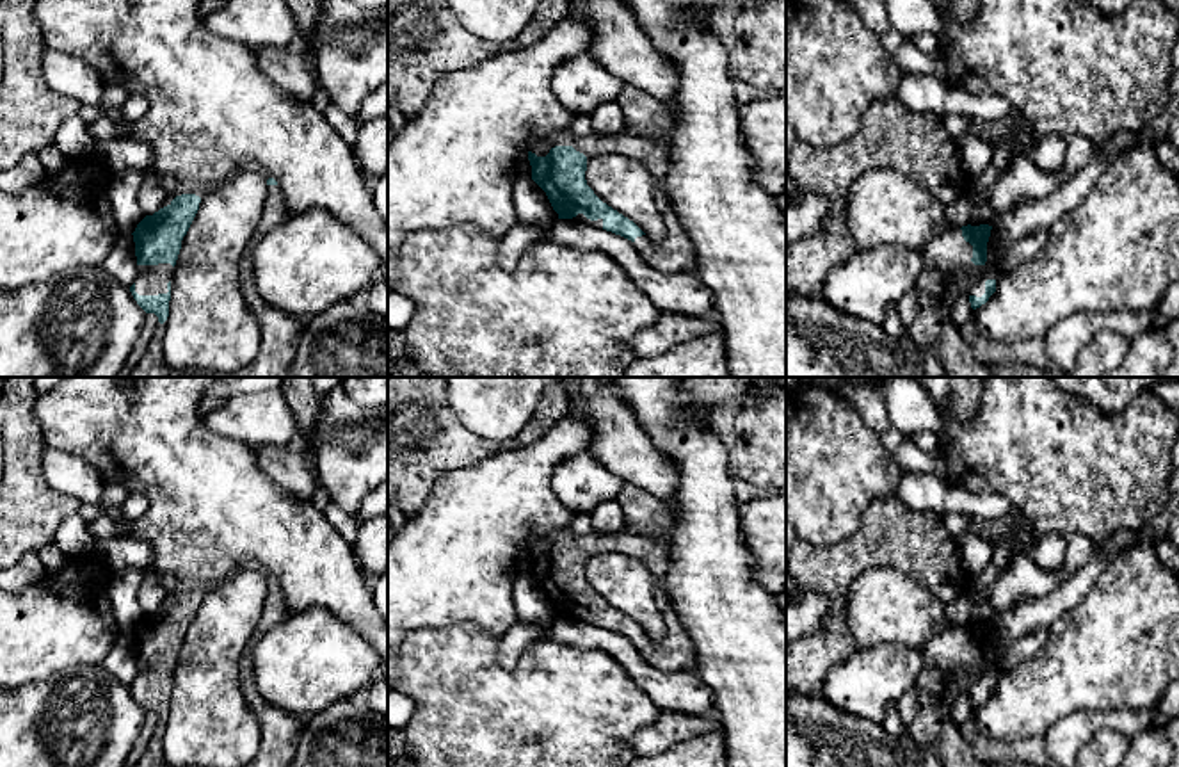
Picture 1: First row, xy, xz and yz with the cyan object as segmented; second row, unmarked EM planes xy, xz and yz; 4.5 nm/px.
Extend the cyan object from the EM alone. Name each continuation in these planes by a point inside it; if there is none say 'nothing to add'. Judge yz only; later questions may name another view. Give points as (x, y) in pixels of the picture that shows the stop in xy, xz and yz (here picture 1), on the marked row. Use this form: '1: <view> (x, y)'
1: yz (946, 262)

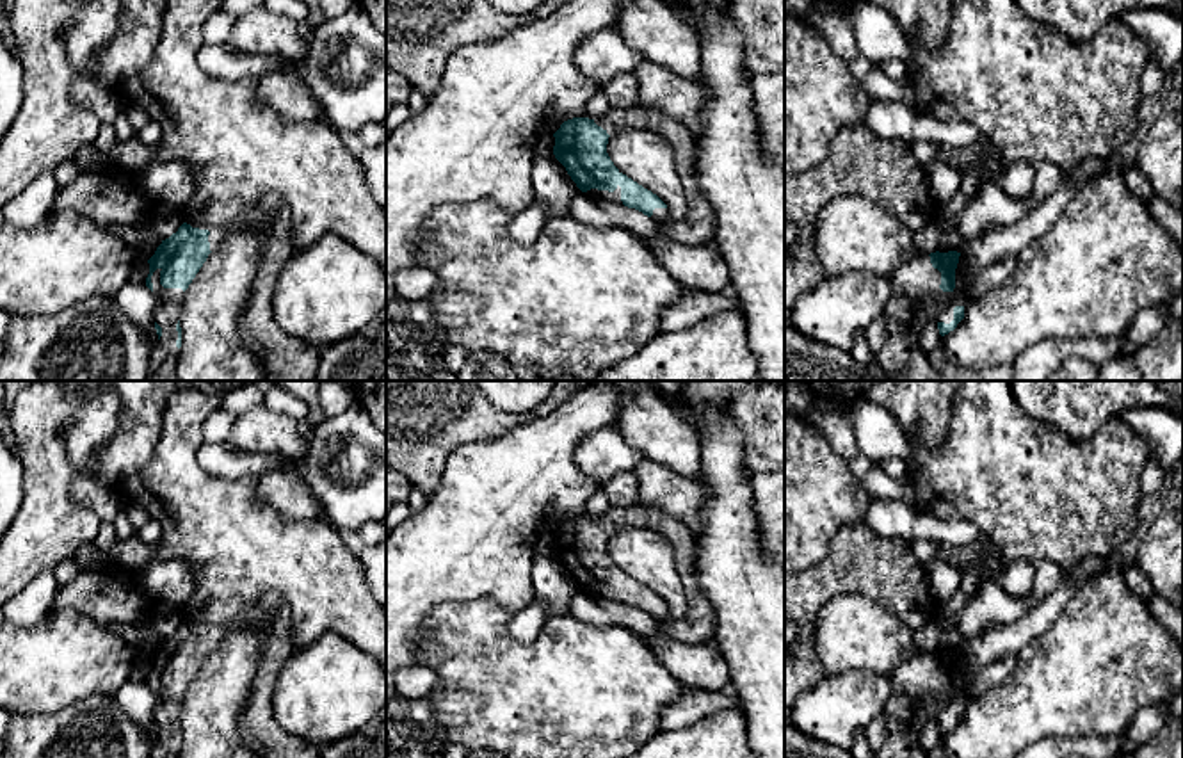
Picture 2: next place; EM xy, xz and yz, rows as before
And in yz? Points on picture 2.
1: yz (915, 289)

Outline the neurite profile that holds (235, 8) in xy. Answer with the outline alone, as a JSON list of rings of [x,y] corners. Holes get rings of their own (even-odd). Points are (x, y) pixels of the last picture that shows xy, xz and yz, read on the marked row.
[[[222,0],[221,11],[238,18],[260,7],[263,0]]]

